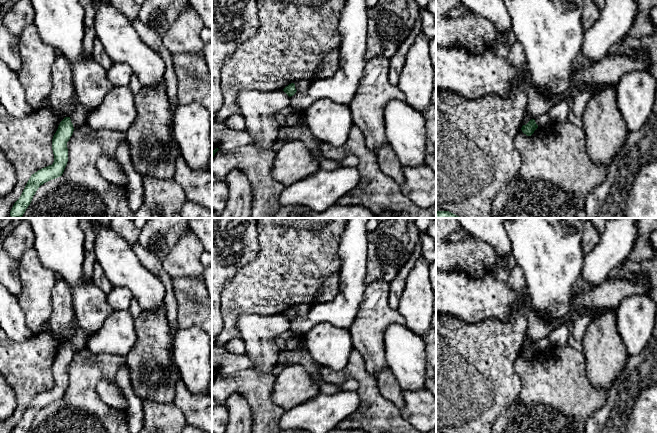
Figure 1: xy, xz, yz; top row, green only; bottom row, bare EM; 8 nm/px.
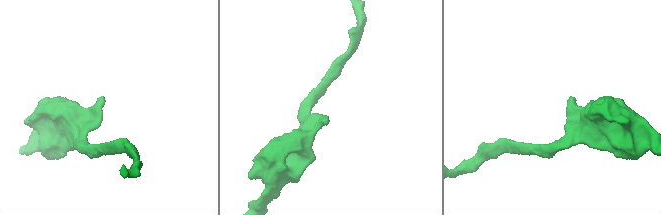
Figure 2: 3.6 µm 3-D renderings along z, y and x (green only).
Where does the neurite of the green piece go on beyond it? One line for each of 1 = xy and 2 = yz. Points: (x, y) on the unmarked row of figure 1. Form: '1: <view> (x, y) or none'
1: none
2: none

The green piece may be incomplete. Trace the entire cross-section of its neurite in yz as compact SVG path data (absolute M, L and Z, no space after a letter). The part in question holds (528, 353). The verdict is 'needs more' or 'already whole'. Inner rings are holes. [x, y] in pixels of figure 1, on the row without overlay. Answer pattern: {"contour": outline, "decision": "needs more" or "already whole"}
{"contour": "M531 343L526 349L522 350L521 354L527 360L531 360L537 352L538 349L536 348L535 344Z", "decision": "already whole"}

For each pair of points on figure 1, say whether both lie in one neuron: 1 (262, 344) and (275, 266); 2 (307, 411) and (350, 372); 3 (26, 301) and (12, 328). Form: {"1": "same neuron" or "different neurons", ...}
{"1": "different neurons", "2": "different neurons", "3": "different neurons"}

